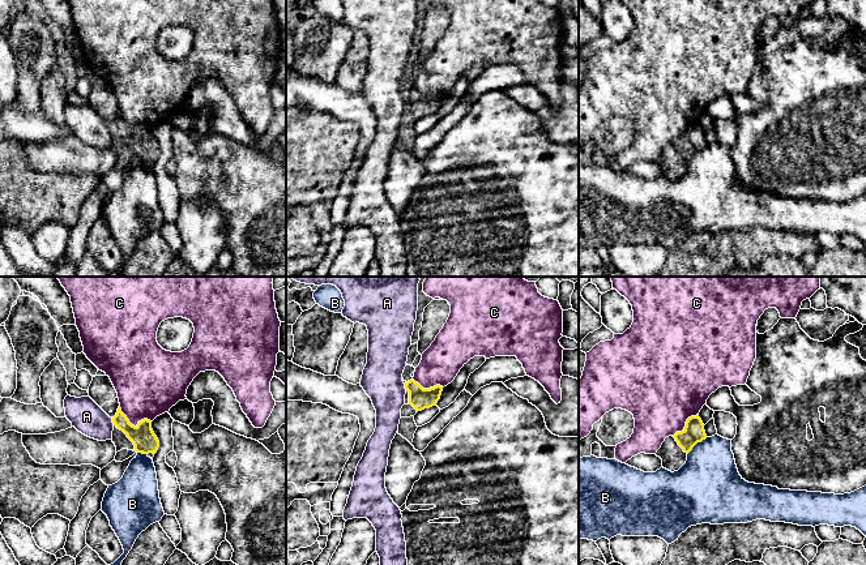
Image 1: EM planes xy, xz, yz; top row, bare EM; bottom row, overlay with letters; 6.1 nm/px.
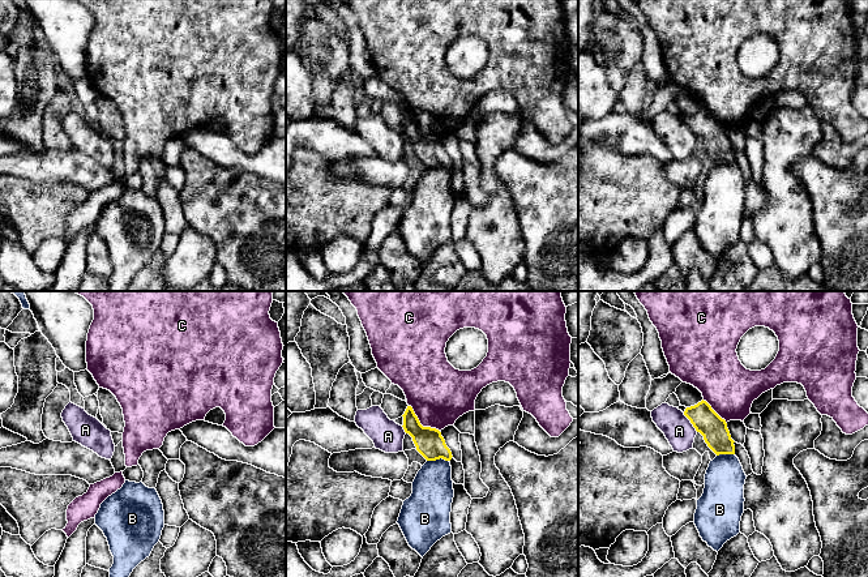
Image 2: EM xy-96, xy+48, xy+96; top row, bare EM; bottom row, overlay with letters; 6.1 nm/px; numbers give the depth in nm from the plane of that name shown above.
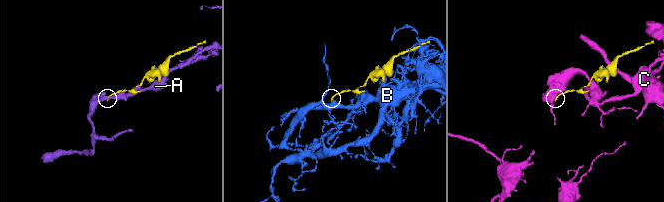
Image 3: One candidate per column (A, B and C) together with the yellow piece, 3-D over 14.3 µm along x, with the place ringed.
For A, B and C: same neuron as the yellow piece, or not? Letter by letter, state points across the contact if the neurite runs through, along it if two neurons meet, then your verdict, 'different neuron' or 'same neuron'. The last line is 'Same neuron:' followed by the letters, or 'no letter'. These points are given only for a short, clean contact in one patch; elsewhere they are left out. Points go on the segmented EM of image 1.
A: different neuron
B: along yz (707, 437), (699, 441), (687, 454) | different neuron
C: different neuron
Same neuron: no letter

